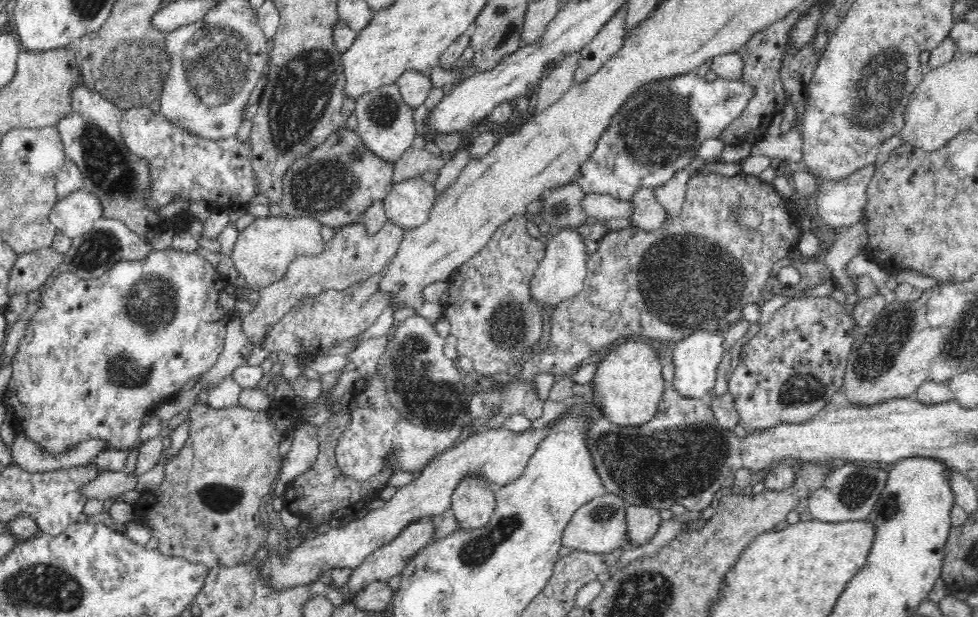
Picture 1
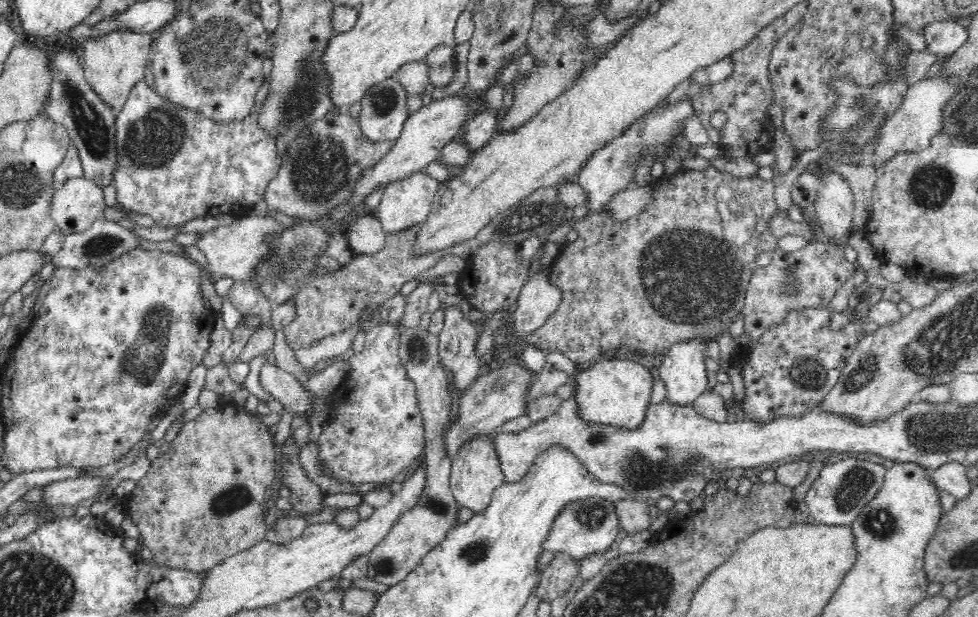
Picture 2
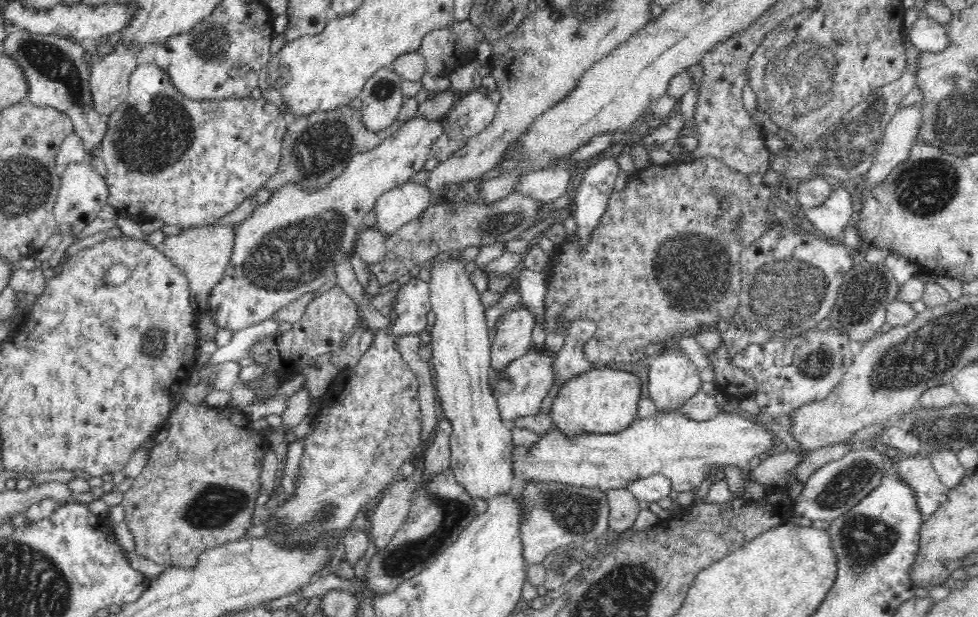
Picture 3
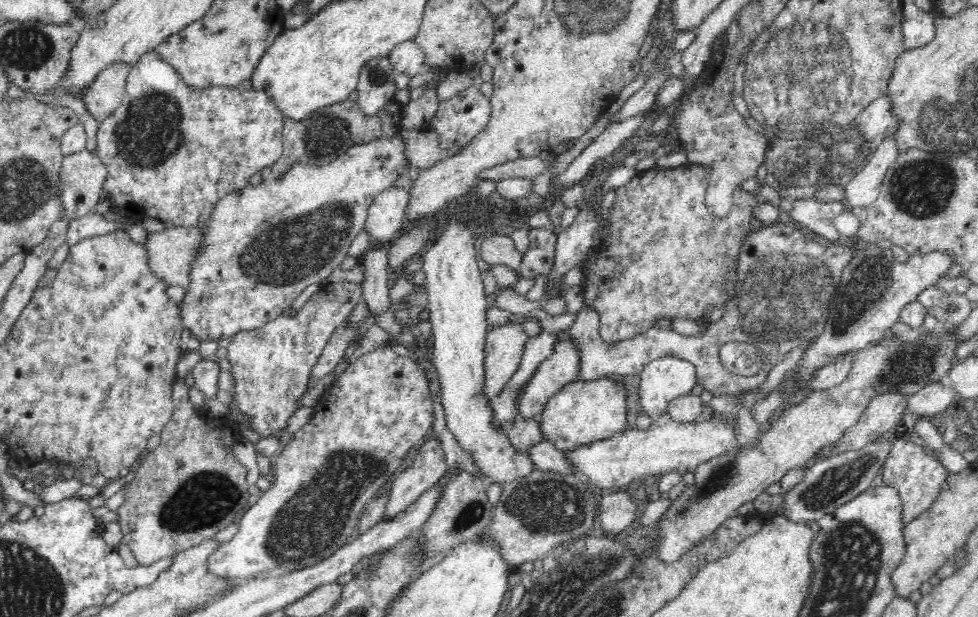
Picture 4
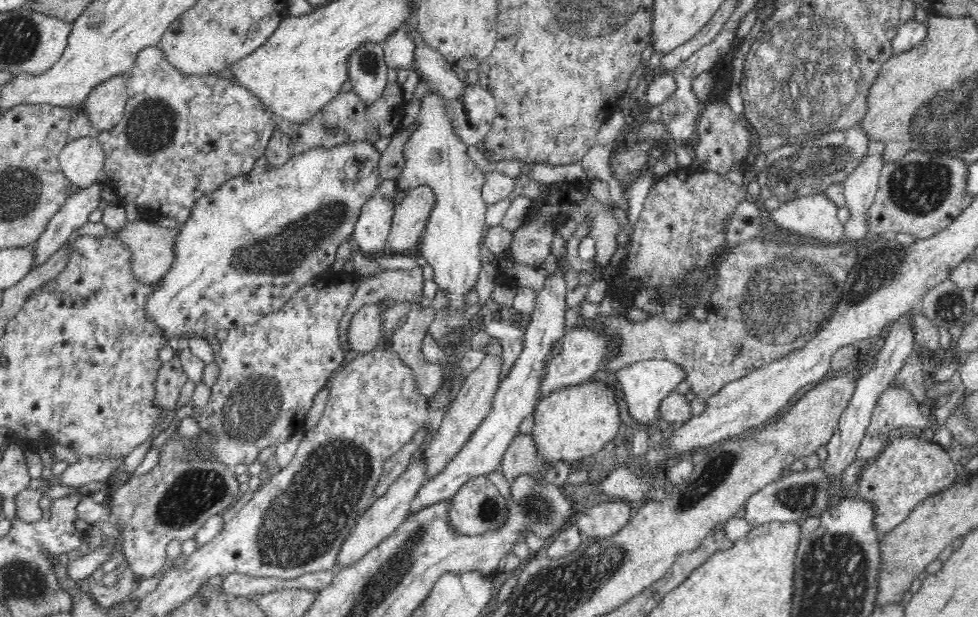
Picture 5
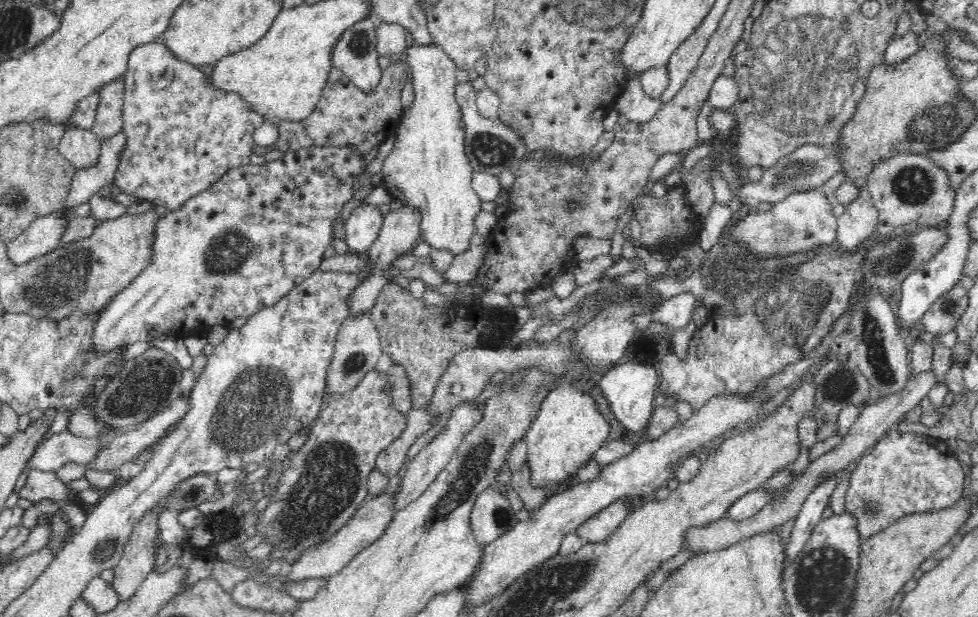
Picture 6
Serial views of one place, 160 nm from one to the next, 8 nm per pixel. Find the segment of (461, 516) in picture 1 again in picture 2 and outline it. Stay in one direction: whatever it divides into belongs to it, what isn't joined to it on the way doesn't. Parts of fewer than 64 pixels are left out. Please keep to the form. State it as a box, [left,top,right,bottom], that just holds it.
[449,433,505,514]

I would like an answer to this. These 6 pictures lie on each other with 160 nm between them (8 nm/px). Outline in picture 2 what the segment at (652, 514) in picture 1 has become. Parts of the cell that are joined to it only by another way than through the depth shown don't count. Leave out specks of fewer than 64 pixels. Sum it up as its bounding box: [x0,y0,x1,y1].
[614,498,650,534]

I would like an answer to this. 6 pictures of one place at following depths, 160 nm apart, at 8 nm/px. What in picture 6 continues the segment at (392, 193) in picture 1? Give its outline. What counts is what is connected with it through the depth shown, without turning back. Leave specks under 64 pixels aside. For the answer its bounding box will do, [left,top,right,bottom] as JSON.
[344,202,383,254]

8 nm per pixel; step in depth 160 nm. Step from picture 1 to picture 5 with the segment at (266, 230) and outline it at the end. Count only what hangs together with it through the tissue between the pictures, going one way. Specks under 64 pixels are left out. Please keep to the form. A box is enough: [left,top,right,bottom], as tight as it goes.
[108,218,177,285]

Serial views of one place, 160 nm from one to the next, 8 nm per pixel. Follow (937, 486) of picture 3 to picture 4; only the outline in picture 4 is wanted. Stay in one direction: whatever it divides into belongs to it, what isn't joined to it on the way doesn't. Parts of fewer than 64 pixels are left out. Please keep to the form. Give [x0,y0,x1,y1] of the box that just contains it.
[876,435,951,525]

